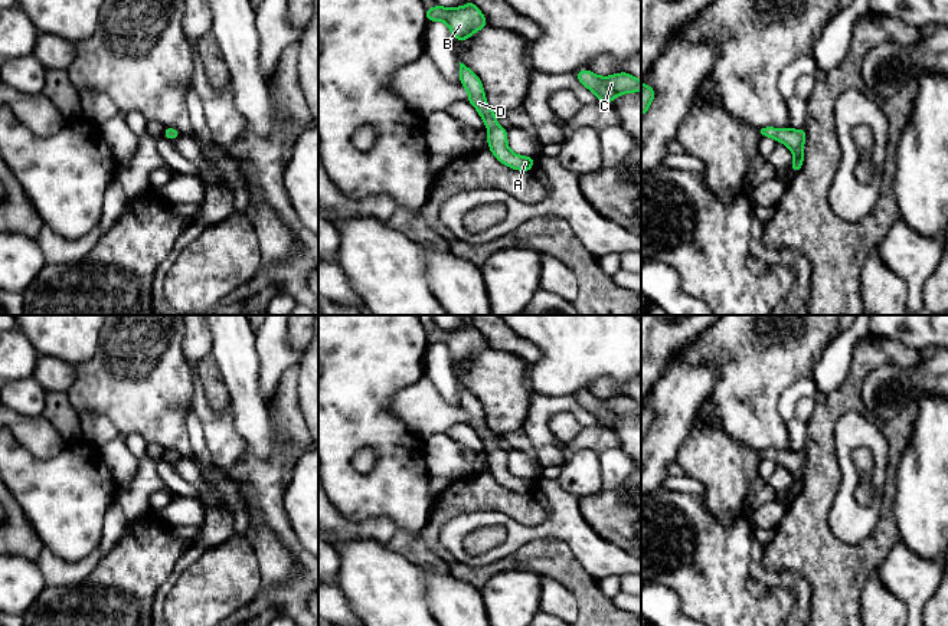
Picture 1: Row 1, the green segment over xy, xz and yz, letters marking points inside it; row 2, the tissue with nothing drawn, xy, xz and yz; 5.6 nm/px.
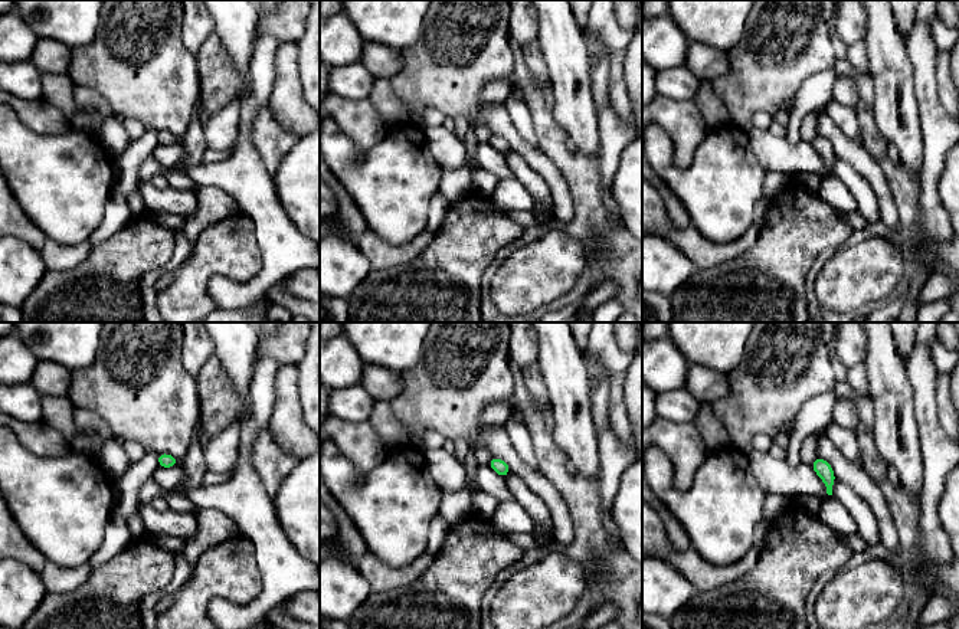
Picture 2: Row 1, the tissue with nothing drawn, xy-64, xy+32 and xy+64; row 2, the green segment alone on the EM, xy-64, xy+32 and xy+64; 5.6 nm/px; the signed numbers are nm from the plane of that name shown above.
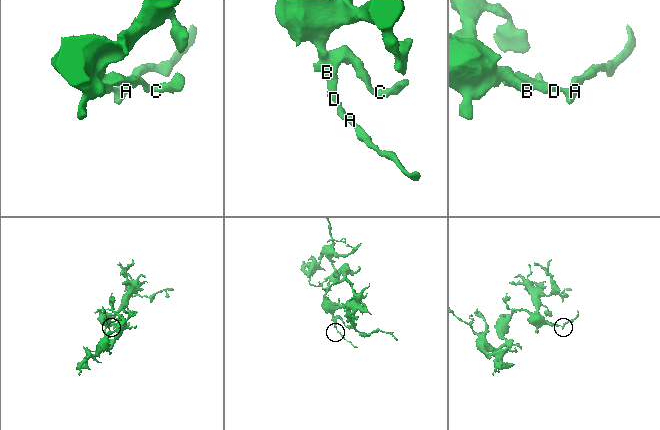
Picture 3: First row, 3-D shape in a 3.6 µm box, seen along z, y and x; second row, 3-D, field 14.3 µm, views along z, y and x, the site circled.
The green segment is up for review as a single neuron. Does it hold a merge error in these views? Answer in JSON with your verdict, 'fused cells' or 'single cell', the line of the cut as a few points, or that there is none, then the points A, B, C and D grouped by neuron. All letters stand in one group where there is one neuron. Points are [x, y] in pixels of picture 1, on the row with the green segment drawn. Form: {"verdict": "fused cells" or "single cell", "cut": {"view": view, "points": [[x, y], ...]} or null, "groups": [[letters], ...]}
{"verdict": "single cell", "cut": null, "groups": [["A", "B", "C", "D"]]}

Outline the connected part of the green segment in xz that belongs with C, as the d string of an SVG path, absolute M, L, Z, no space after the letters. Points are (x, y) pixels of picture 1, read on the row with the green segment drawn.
M581 69L576 79L588 88L599 102L611 104L615 96L641 91L641 81L627 72L611 76L599 76L589 69Z

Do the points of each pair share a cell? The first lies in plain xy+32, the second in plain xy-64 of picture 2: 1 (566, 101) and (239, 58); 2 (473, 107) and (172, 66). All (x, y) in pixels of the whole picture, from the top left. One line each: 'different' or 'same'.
1: same
2: same

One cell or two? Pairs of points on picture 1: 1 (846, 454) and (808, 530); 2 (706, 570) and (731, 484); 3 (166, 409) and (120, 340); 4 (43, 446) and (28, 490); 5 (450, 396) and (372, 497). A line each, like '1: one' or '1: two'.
1: two
2: two
3: one
4: two
5: two

